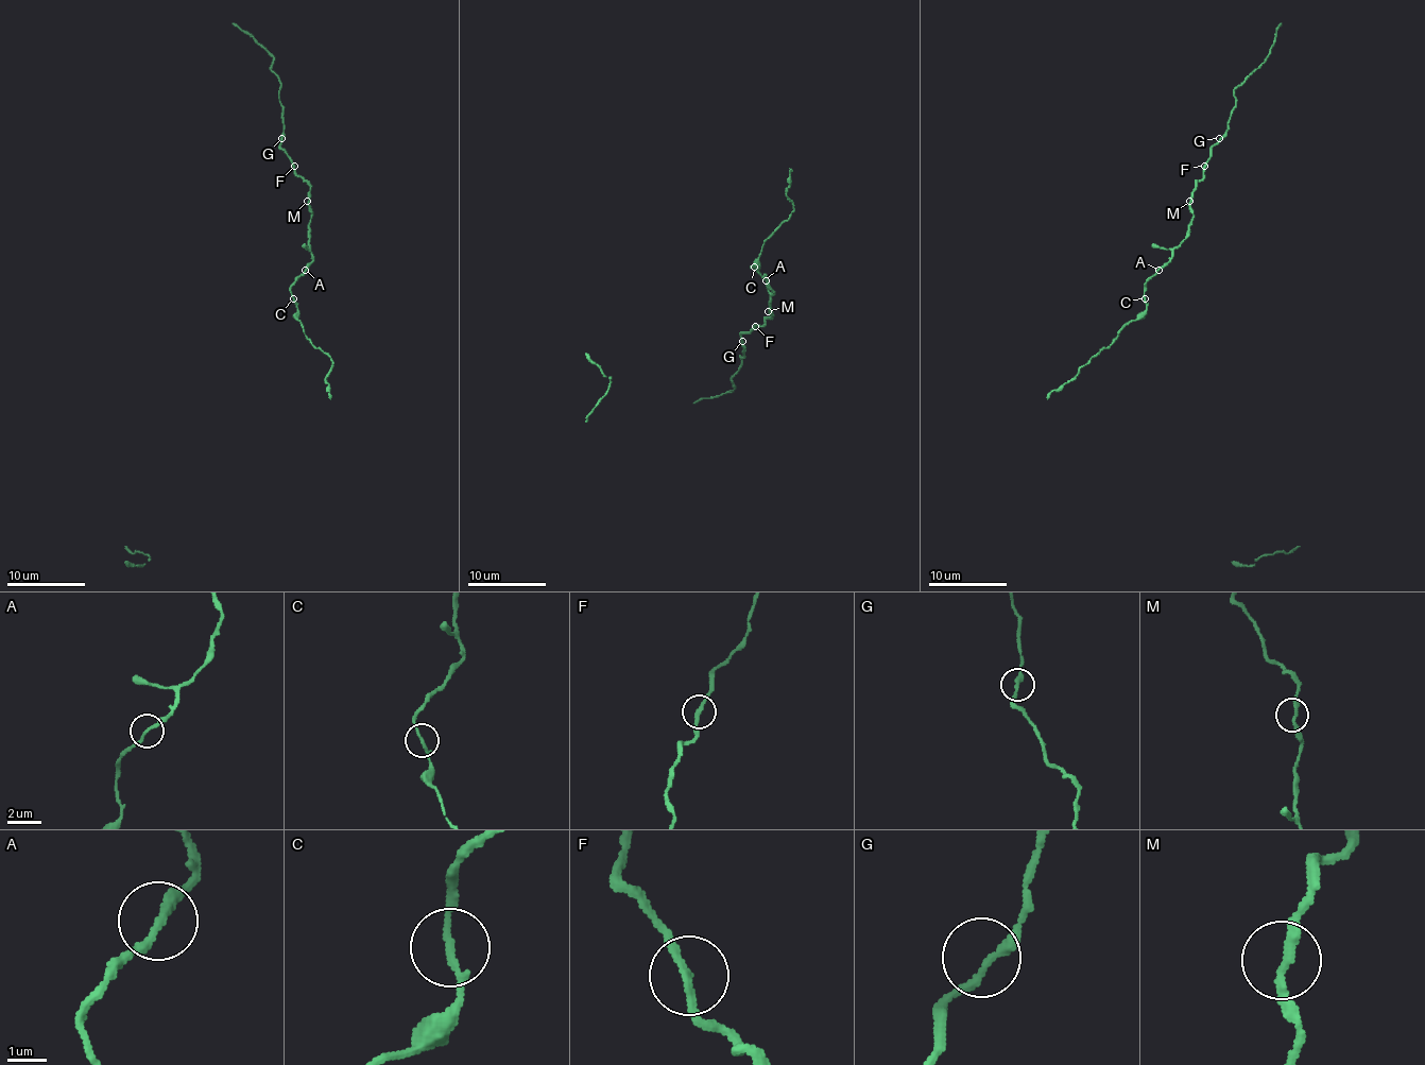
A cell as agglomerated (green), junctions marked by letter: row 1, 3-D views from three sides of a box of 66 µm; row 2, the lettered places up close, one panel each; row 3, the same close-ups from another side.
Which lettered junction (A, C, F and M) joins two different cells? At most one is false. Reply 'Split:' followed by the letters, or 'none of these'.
Split: none of these

